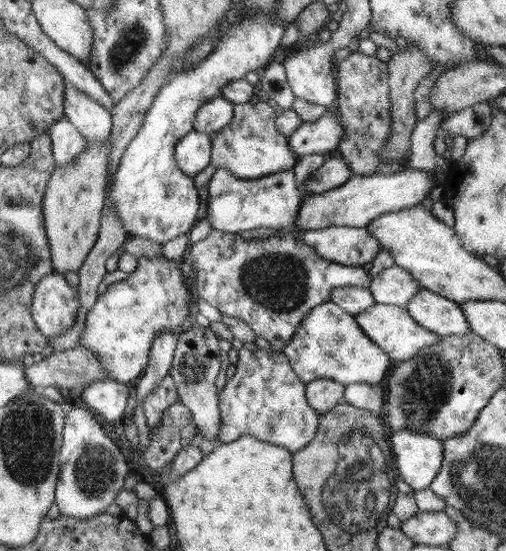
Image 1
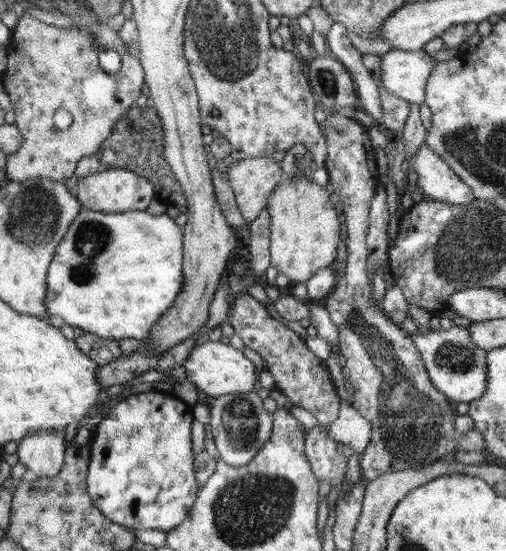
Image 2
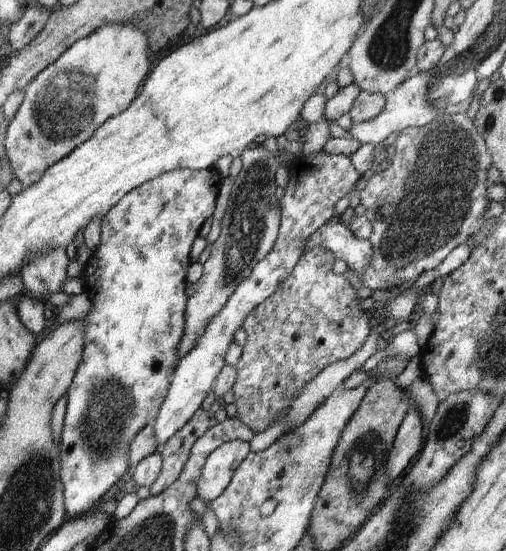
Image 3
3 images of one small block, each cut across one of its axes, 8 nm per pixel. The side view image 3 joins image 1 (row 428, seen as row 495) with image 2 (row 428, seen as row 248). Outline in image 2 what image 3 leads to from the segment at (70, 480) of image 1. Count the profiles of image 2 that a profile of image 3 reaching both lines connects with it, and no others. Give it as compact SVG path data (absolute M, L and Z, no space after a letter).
M152 389L118 401L90 441L87 493L94 506L120 526L168 532L194 506L199 486L194 472L191 406L172 393Z

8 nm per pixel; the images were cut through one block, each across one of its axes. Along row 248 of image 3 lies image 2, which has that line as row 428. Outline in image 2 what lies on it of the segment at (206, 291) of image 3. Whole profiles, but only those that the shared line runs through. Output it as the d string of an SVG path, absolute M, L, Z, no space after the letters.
M256 391L230 393L216 397L210 413L210 428L220 459L230 466L244 466L255 458L261 446L270 438L273 418Z

